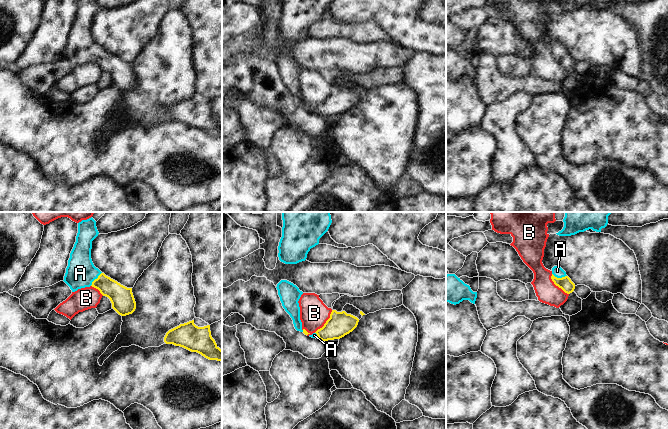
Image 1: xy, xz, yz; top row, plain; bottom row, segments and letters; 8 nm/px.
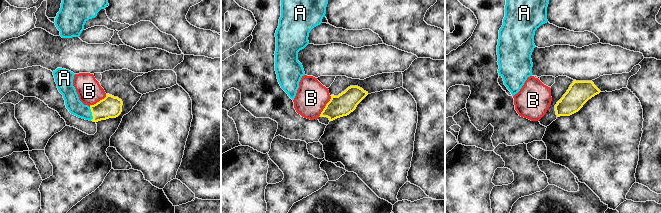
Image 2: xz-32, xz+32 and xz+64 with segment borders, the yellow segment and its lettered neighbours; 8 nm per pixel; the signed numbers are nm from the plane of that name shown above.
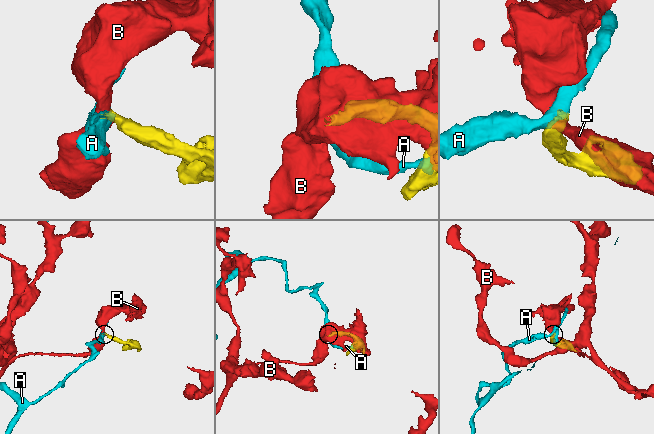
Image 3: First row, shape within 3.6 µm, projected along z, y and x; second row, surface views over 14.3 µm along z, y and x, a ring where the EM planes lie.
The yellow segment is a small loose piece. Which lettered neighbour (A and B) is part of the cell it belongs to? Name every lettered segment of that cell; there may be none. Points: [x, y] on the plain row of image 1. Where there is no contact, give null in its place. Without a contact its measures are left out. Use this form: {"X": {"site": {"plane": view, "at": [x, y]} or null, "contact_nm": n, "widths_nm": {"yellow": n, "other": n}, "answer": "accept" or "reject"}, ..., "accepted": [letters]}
{"A": {"site": {"plane": "yz", "at": [559, 54]}, "contact_nm": 120, "widths_nm": {"yellow": 110, "other": 90}, "answer": "accept"}, "B": {"site": {"plane": "xz", "at": [326, 98]}, "contact_nm": 240, "widths_nm": {"yellow": 200, "other": 220}, "answer": "reject"}, "accepted": ["A"]}

